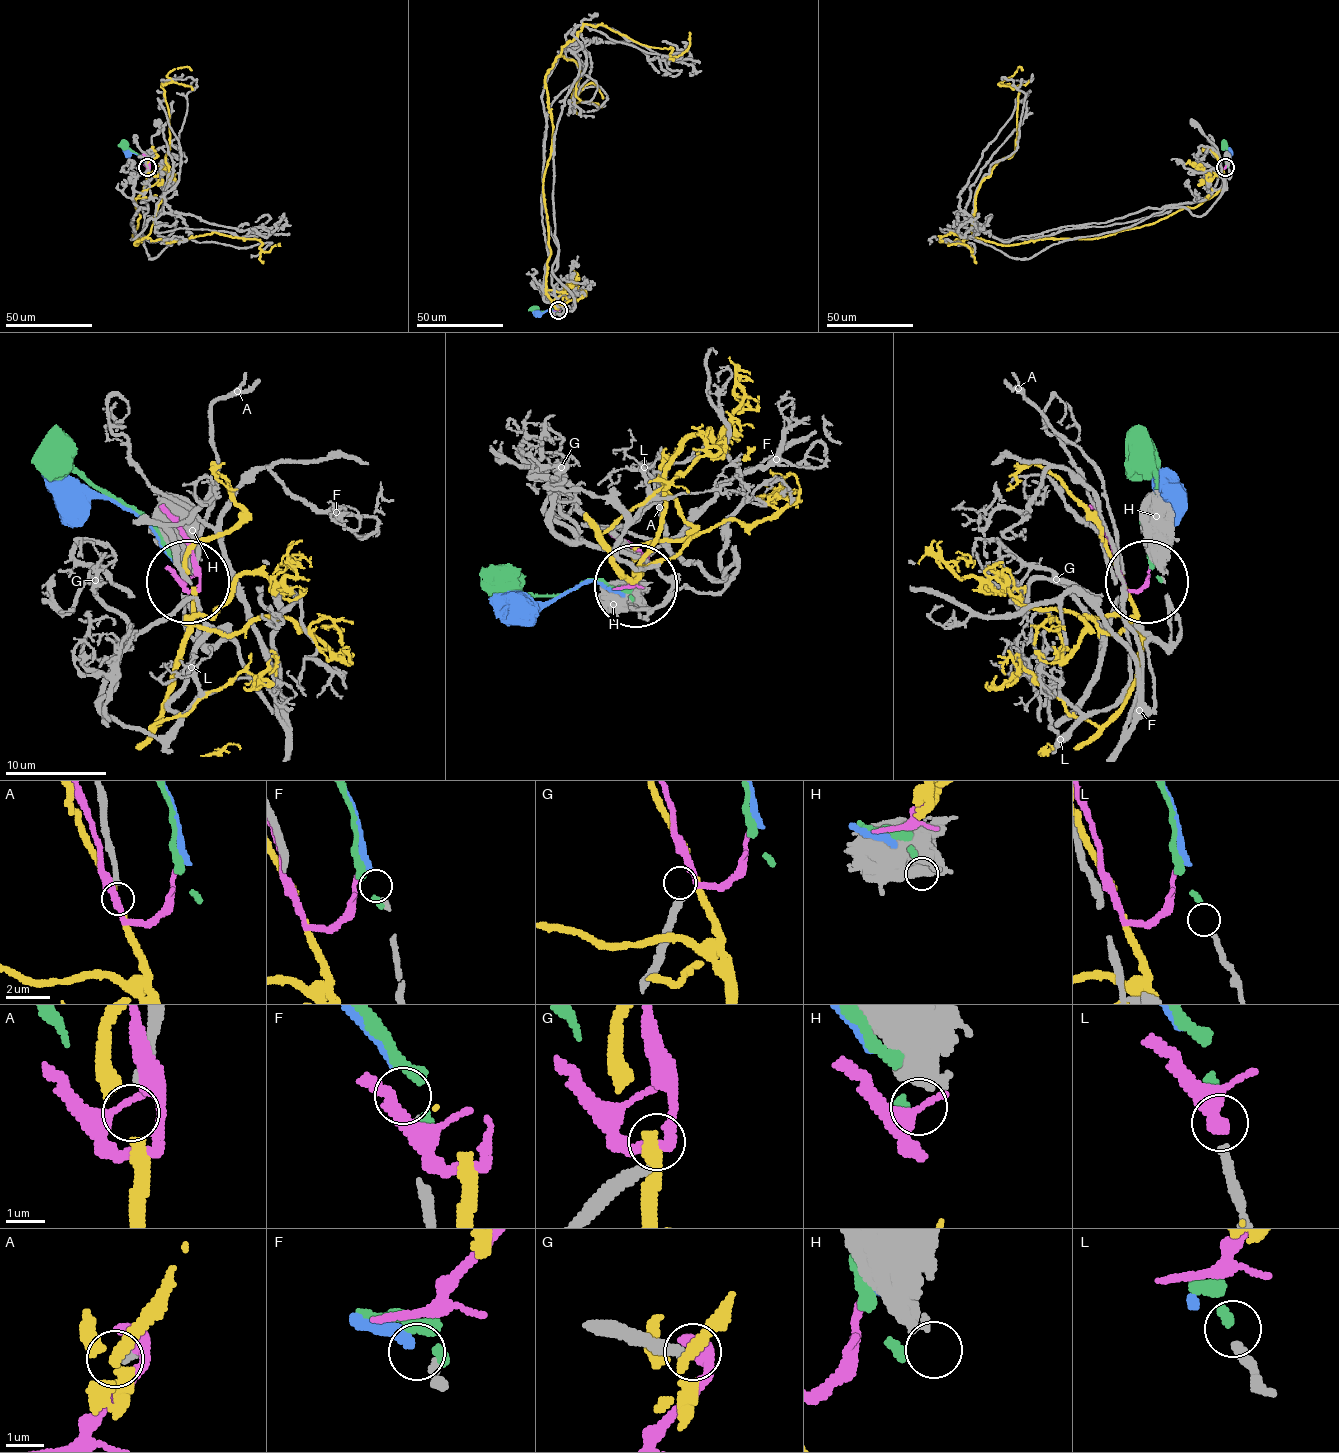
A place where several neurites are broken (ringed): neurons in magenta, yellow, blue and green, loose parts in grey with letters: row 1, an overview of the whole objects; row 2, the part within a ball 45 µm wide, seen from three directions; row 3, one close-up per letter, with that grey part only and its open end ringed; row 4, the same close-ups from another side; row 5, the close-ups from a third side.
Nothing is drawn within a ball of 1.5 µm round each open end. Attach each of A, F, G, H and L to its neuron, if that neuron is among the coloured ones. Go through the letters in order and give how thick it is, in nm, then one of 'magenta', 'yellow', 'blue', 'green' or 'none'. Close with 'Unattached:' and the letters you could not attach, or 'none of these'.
A: 280 nm | yellow
F: 190 nm | blue
G: 300 nm | magenta
H: 440 nm | none
L: 240 nm | green
Unattached: H

